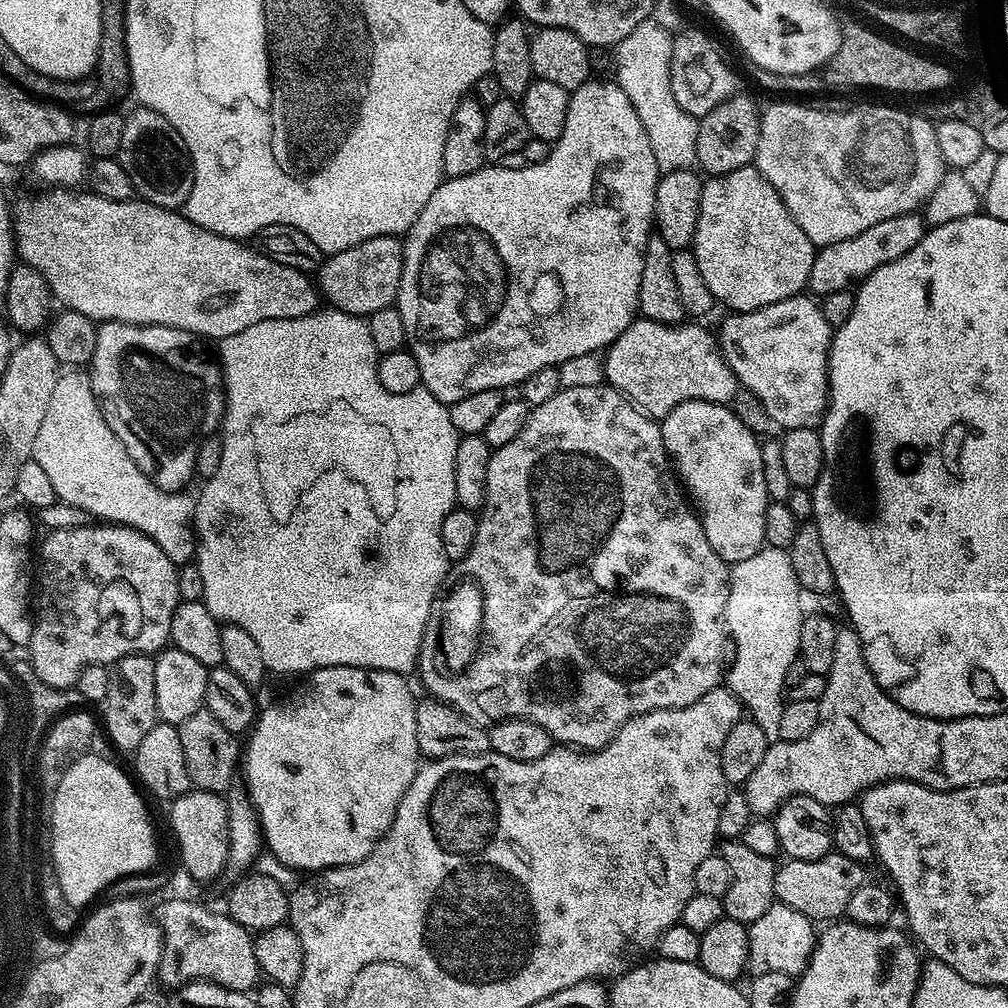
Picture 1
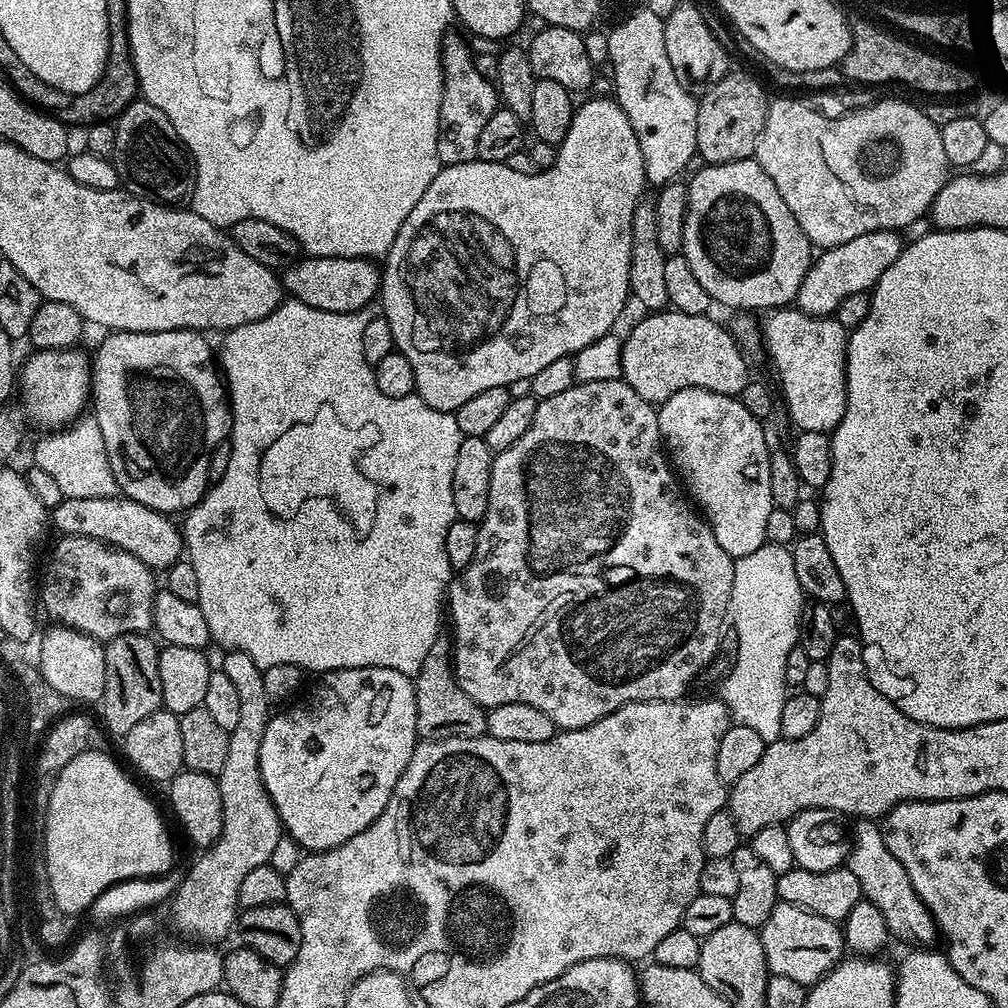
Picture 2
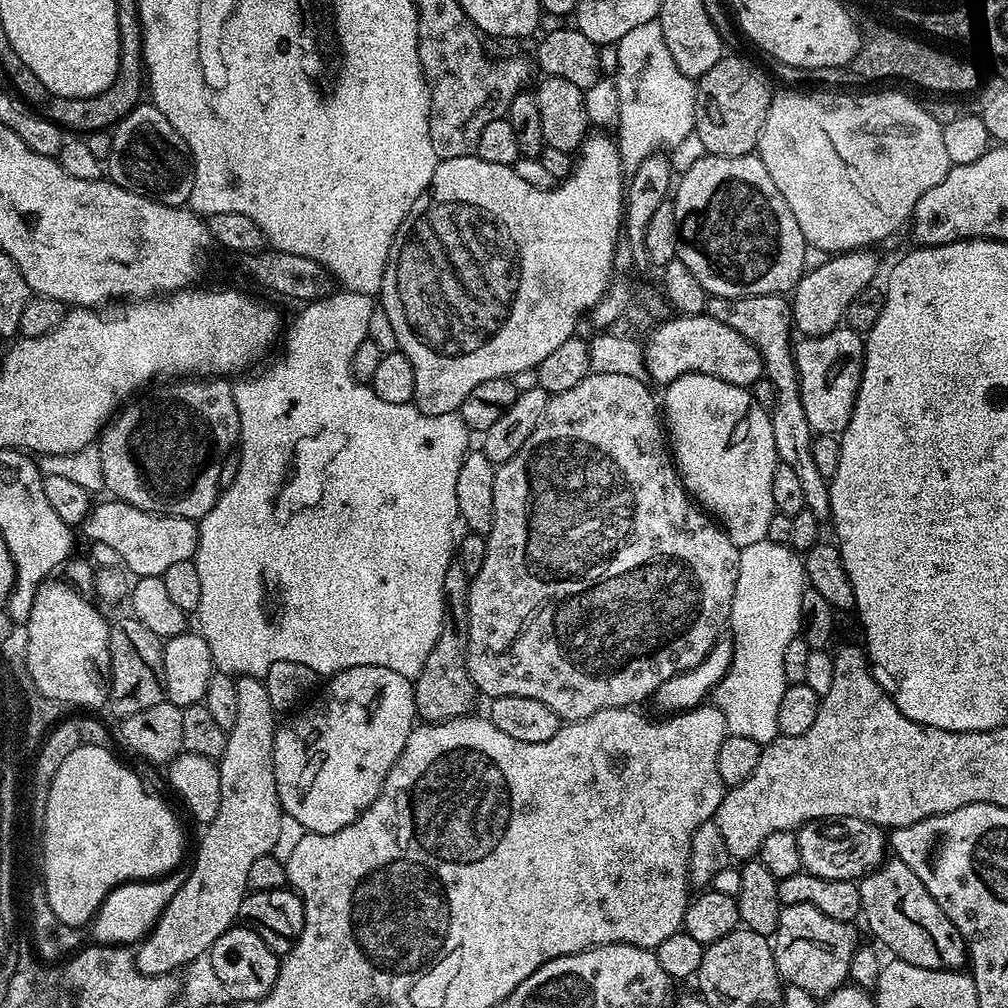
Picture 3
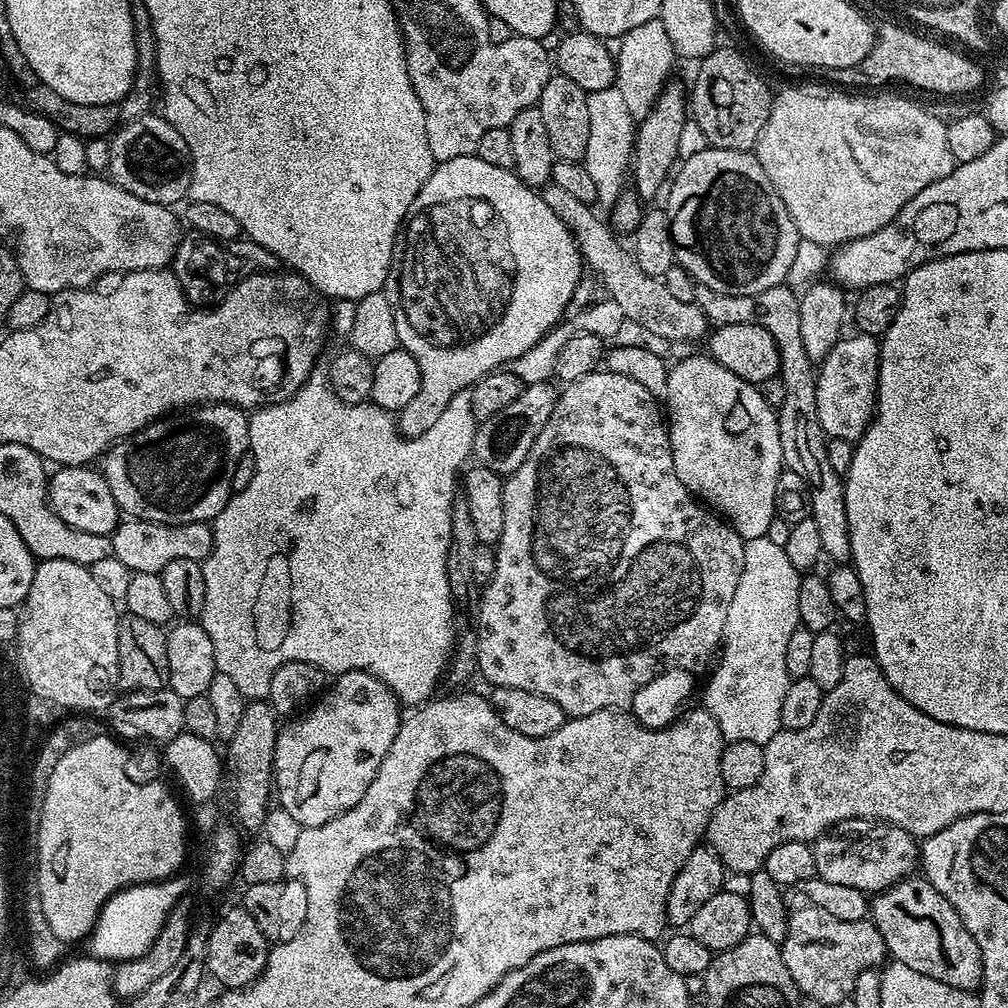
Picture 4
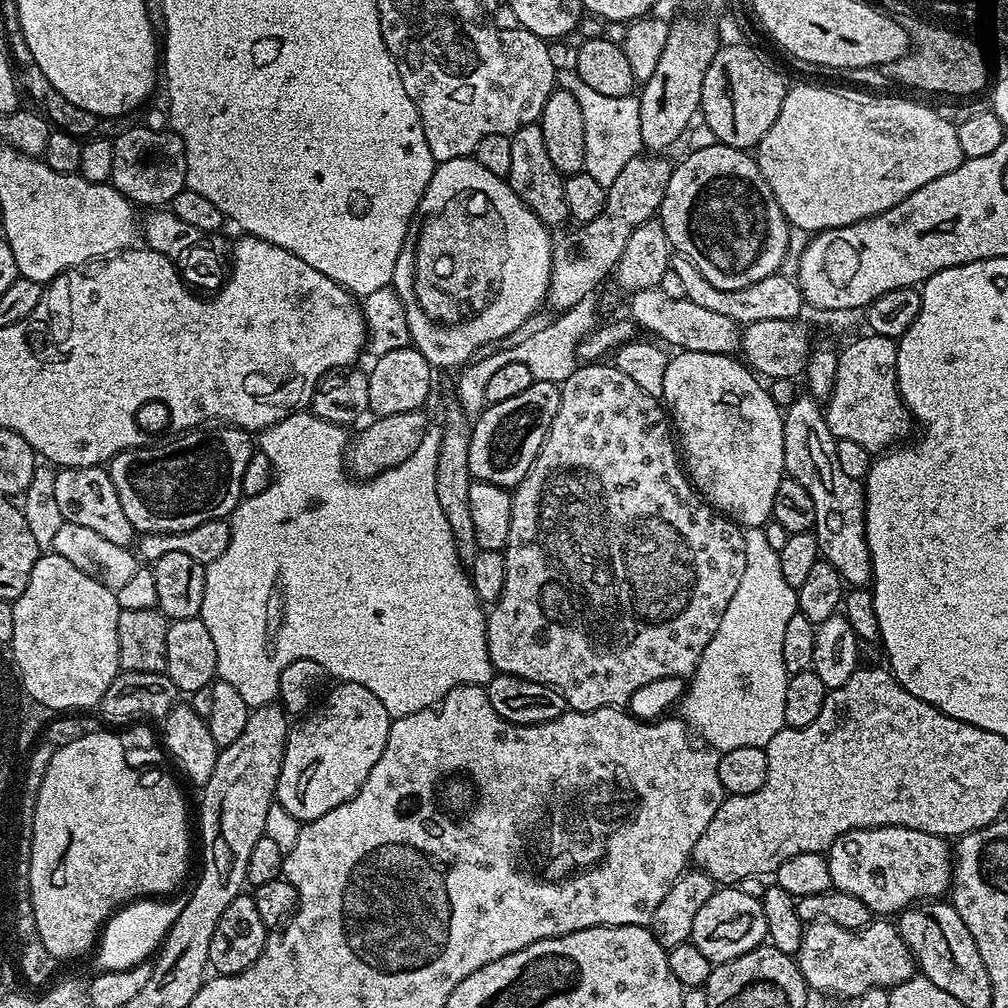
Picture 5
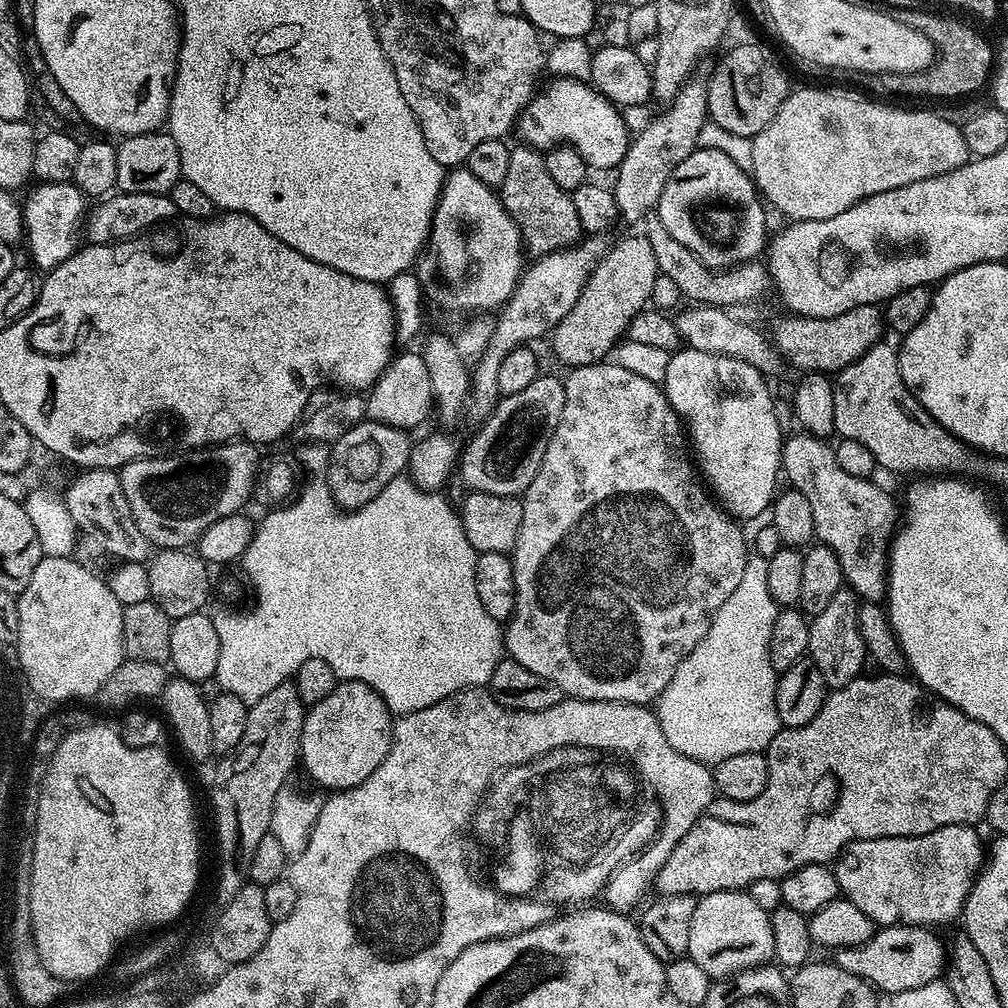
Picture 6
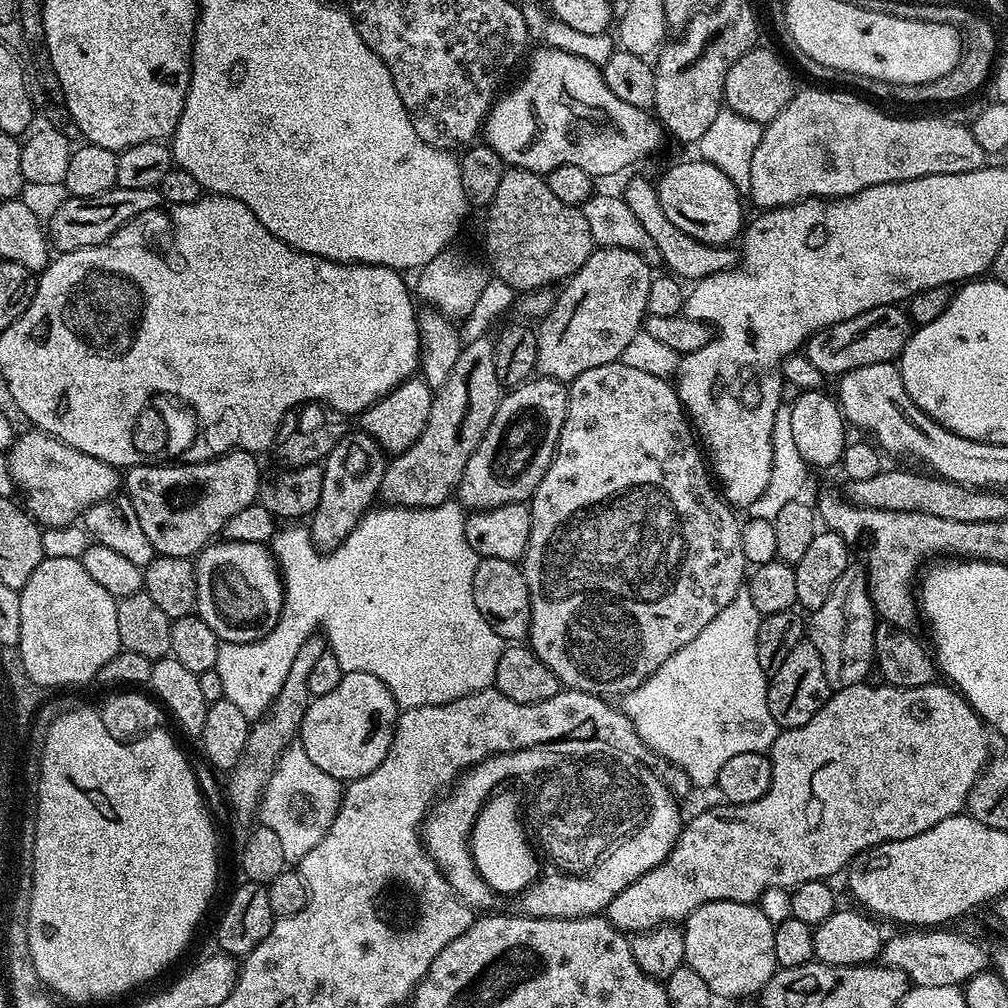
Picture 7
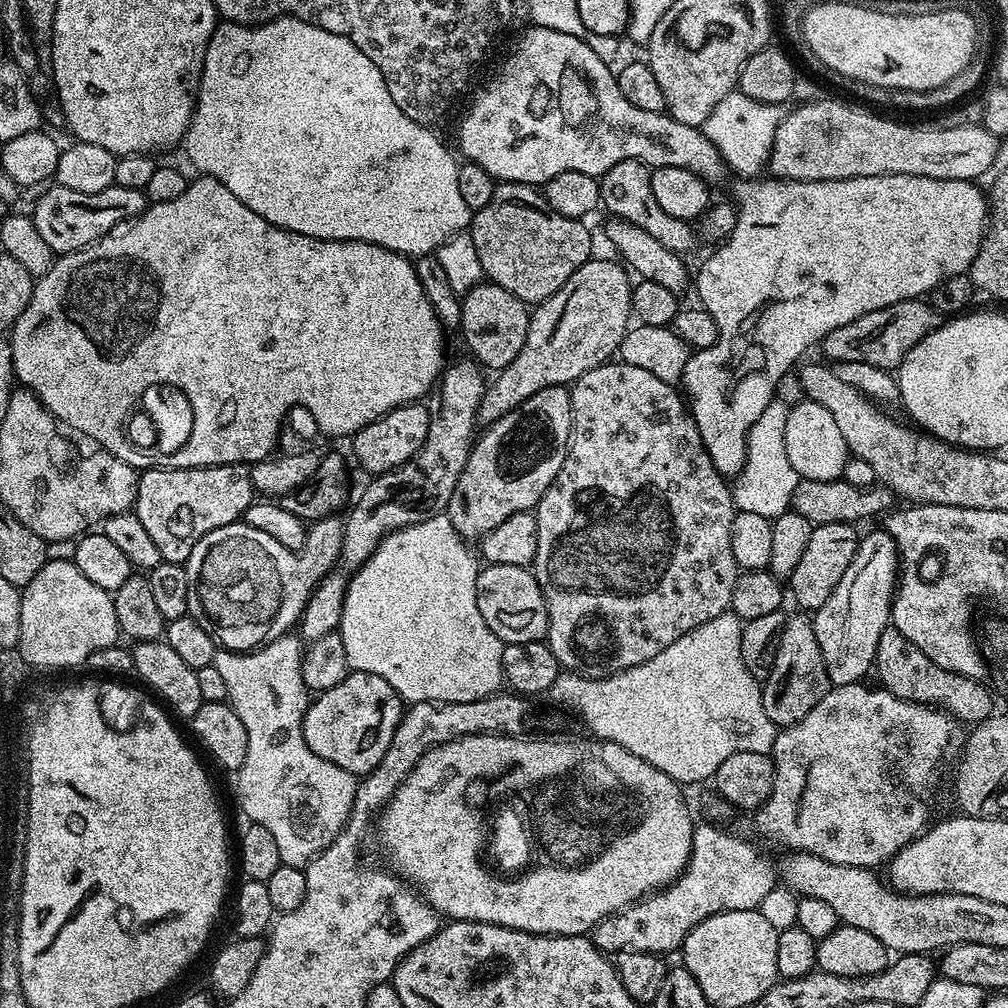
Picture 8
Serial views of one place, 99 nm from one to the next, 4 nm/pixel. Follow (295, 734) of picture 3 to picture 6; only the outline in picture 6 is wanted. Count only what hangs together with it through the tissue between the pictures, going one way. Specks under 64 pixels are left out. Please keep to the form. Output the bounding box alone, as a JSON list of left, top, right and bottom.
[299,679,393,790]

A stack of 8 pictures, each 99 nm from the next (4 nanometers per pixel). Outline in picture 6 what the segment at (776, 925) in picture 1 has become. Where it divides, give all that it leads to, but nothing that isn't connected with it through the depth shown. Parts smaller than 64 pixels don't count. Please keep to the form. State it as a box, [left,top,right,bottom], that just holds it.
[834,924,946,994]

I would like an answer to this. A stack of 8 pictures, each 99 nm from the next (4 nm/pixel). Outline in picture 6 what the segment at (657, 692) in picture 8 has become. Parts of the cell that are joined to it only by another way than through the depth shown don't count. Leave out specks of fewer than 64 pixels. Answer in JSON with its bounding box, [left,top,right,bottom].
[654,555,782,766]

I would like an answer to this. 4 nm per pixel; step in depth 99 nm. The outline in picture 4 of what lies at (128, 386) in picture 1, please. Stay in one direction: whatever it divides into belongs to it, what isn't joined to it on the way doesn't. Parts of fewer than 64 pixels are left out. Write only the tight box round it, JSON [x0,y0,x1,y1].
[102,404,249,524]

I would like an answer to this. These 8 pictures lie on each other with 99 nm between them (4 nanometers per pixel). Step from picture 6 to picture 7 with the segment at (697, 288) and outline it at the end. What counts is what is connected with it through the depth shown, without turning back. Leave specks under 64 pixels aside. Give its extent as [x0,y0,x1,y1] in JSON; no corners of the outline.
[622,176,738,282]

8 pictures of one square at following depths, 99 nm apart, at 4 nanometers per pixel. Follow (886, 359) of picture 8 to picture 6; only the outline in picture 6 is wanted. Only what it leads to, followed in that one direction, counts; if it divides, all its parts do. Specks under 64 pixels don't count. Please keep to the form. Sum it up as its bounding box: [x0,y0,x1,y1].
[770,304,886,374]

